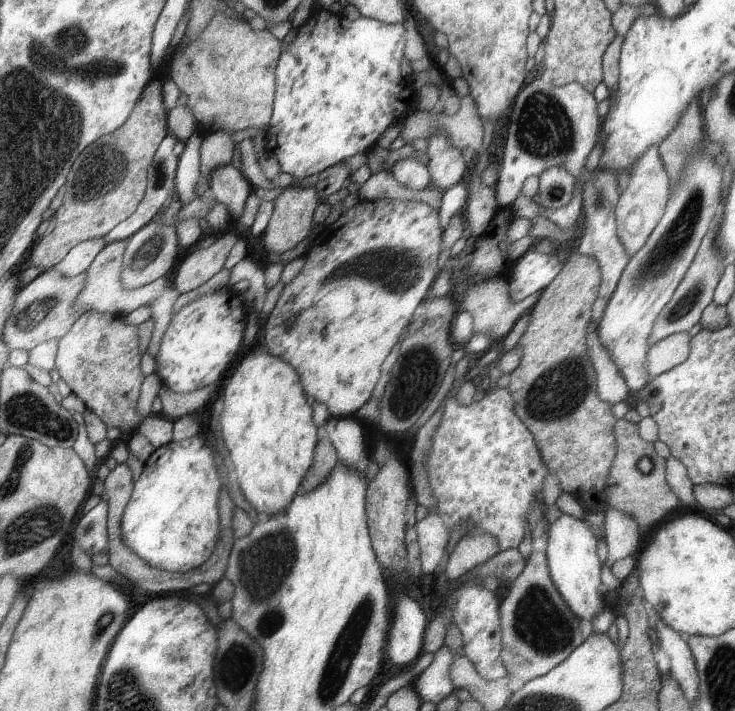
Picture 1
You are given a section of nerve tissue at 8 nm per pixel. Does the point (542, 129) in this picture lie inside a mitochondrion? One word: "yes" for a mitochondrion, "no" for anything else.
yes

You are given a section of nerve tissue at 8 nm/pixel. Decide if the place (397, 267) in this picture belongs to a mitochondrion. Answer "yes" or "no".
yes

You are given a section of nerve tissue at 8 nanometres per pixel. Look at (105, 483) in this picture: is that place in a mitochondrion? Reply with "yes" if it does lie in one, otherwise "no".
no

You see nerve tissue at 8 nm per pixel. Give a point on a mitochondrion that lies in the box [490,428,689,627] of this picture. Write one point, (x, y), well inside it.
(646, 465)

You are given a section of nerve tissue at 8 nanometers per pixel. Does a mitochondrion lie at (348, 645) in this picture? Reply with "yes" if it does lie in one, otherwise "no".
yes

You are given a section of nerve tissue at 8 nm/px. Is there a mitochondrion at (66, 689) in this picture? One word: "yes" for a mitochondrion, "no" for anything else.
no

